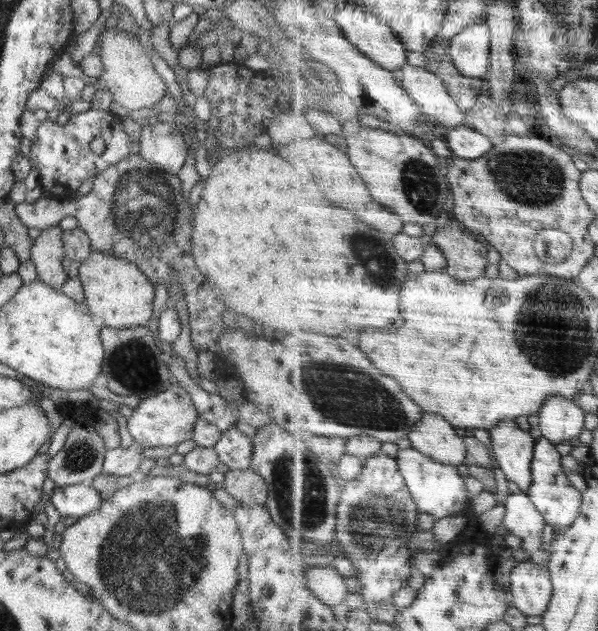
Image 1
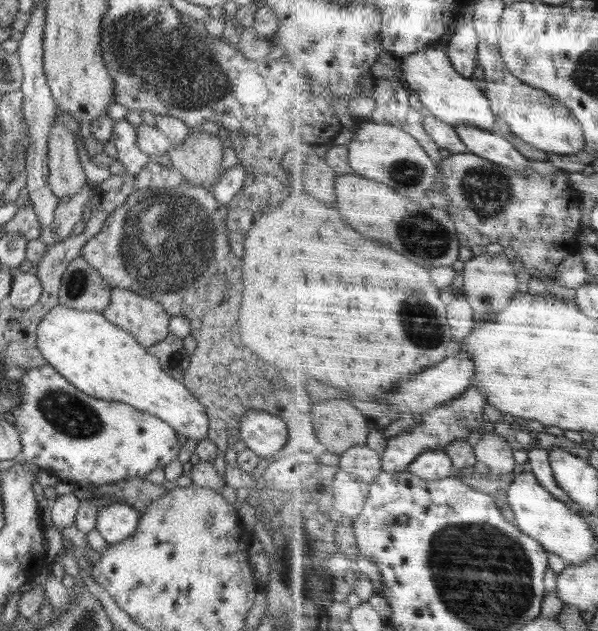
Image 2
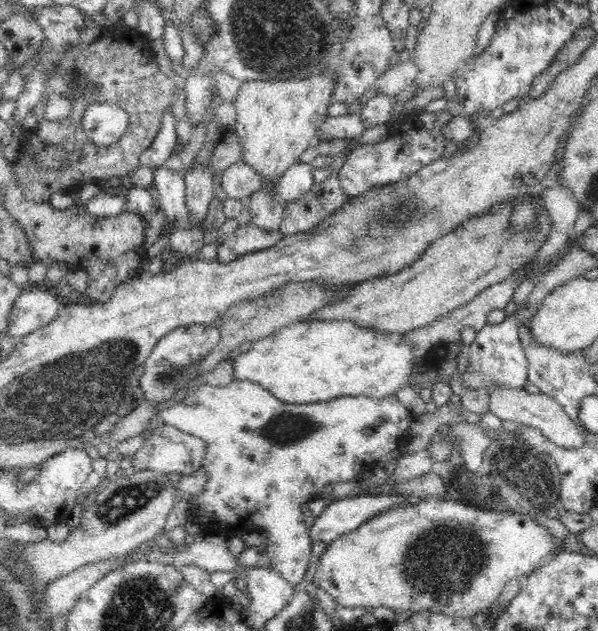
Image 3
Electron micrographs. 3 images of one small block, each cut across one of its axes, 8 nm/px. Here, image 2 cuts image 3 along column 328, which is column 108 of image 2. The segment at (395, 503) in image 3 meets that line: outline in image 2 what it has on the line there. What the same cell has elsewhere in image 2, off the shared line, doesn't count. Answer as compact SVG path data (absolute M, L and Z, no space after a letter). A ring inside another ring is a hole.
M123 502L100 507L97 512L95 529L110 545L128 538L141 517L141 512Z

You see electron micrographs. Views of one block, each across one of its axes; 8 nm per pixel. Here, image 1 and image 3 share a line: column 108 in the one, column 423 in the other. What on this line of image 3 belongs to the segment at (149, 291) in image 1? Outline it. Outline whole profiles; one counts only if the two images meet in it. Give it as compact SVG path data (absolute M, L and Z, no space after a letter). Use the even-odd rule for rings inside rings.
M537 190L510 198L435 240L416 262L400 272L354 284L345 297L313 310L306 319L351 320L362 328L385 334L403 334L422 328L464 306L485 288L506 280L516 270L523 268L536 256L550 231L551 220ZM526 199L536 205L536 224L526 230L509 232L513 208Z

